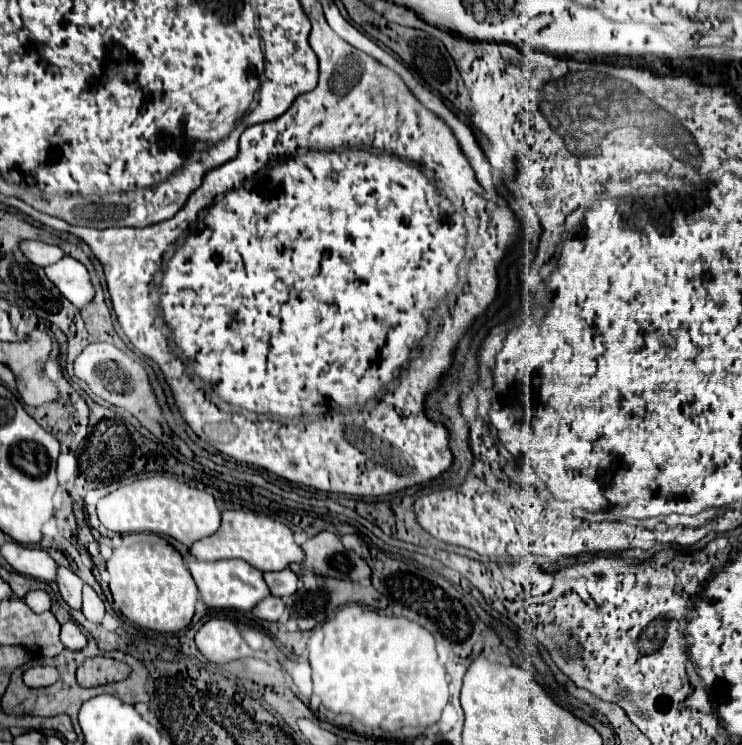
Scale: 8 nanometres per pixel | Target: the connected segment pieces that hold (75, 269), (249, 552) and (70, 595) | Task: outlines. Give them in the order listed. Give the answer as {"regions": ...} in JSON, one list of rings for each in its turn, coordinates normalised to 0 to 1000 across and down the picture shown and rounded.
{"regions":[[[[86,344],[81,352],[59,362],[102,413],[116,413],[127,403],[127,381],[119,370],[119,362],[97,344]]],[[[305,685],[305,687],[299,687],[299,706],[294,709],[294,714],[275,722],[275,725],[261,728],[256,733],[256,741],[267,752],[323,749],[353,768],[383,765],[391,757],[410,752],[410,741],[396,728],[396,717],[385,703],[380,703],[358,690],[340,687],[340,685]]],[[[78,762],[78,776],[75,776],[75,787],[78,787],[78,792],[81,792],[81,797],[84,797],[84,803],[86,803],[86,808],[94,813],[94,816],[100,816],[100,819],[105,819],[108,816],[108,797],[111,797],[111,779],[100,770],[100,768],[94,768],[92,762]]]]}

